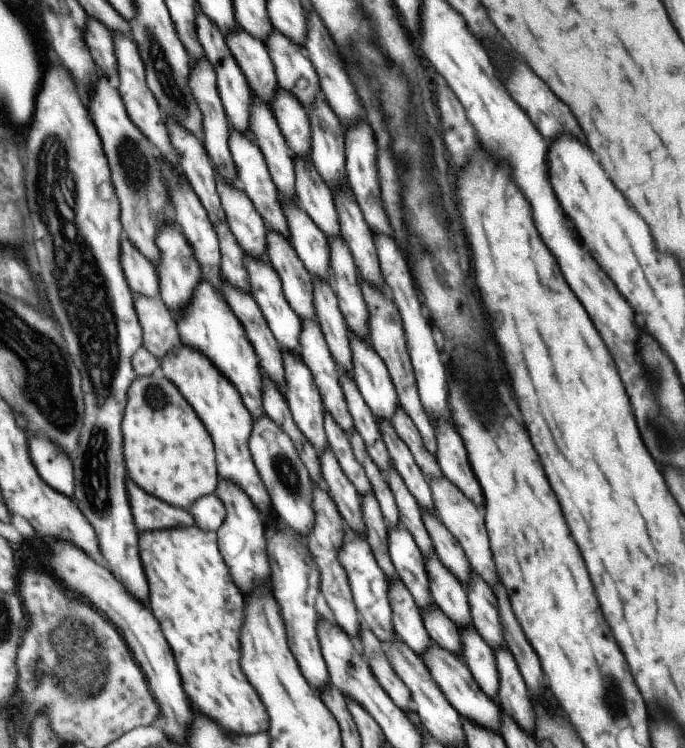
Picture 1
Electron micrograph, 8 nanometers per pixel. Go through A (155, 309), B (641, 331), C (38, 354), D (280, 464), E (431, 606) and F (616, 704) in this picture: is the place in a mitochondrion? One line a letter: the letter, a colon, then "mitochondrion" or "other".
A: other
B: other
C: mitochondrion
D: mitochondrion
E: other
F: mitochondrion

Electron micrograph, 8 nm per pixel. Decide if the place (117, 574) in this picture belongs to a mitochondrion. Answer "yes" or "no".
no

